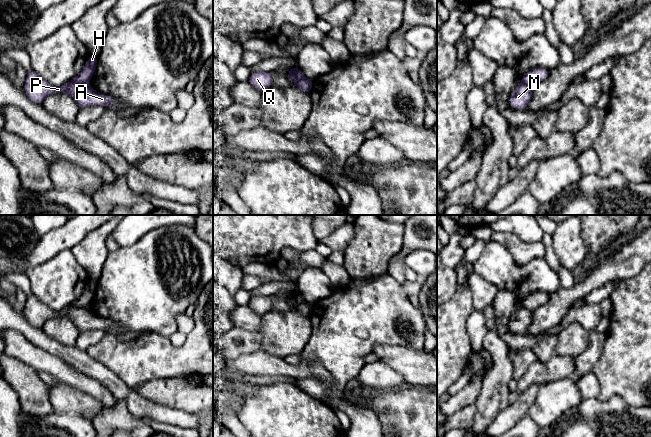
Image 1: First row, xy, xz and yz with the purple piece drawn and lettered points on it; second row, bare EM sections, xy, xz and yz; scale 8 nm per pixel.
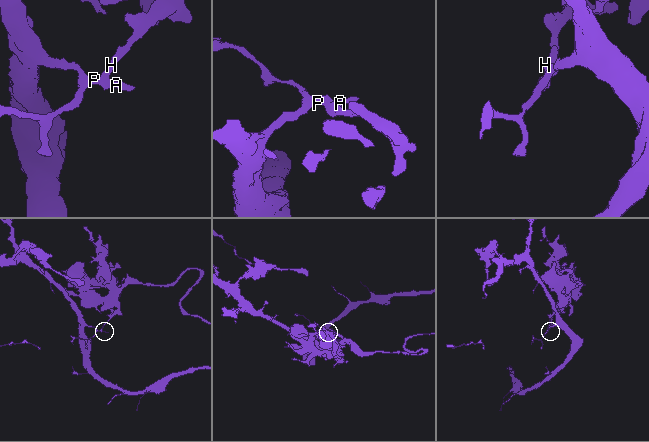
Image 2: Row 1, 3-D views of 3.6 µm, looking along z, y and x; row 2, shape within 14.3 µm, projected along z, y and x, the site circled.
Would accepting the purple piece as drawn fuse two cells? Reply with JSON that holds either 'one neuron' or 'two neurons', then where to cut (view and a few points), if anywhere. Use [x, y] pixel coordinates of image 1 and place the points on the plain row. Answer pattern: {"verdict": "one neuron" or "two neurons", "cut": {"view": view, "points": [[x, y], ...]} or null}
{"verdict": "two neurons", "cut": {"view": "xy", "points": [[72, 304], [87, 308]]}}

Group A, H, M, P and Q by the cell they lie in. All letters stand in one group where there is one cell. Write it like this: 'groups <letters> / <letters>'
groups A M P Q / H

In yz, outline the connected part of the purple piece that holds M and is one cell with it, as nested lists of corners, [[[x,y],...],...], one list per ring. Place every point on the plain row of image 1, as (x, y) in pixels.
[[[521,306],[511,316],[509,328],[517,334],[524,334],[533,320],[533,312]]]

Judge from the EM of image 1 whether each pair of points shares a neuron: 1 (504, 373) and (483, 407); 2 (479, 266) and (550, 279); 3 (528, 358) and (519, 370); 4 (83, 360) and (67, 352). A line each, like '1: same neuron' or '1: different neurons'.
1: same neuron
2: same neuron
3: same neuron
4: same neuron

